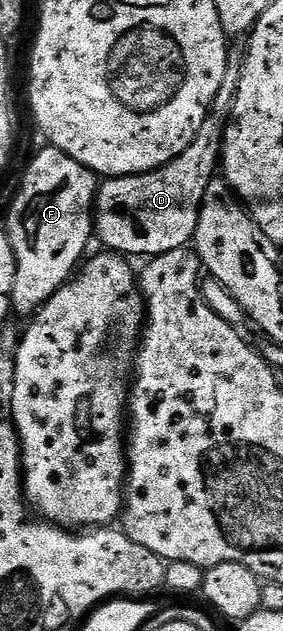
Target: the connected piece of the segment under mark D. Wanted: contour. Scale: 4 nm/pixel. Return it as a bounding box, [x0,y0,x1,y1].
[92,42,246,258]

